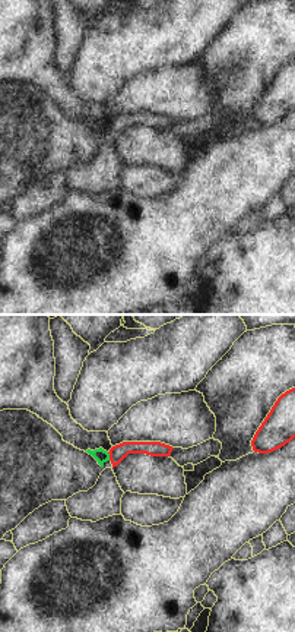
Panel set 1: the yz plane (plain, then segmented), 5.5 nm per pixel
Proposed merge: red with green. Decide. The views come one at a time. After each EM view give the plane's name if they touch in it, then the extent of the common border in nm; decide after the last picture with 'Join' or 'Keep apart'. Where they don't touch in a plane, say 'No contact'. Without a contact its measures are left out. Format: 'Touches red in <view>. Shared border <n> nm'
Touches red in yz. Shared border 50 nm

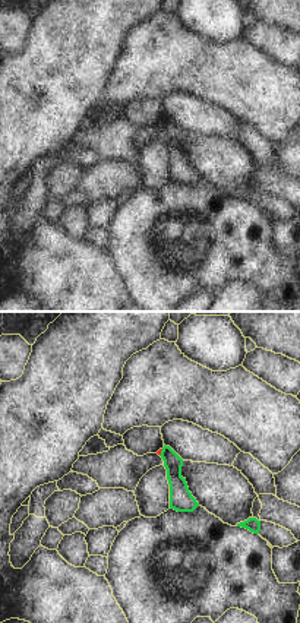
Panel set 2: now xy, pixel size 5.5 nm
Touches red in xy. Shared border 40 nm

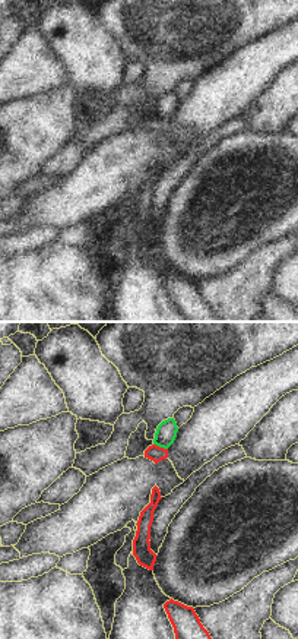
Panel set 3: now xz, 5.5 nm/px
Touches red in xz. Shared border 90 nm

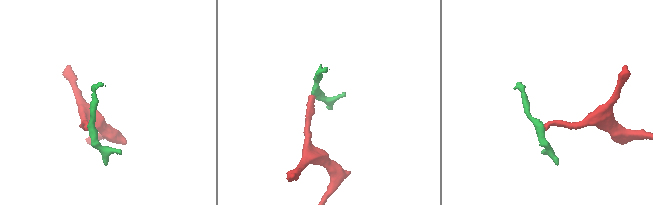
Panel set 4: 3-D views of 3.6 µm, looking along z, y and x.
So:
Keep apart

